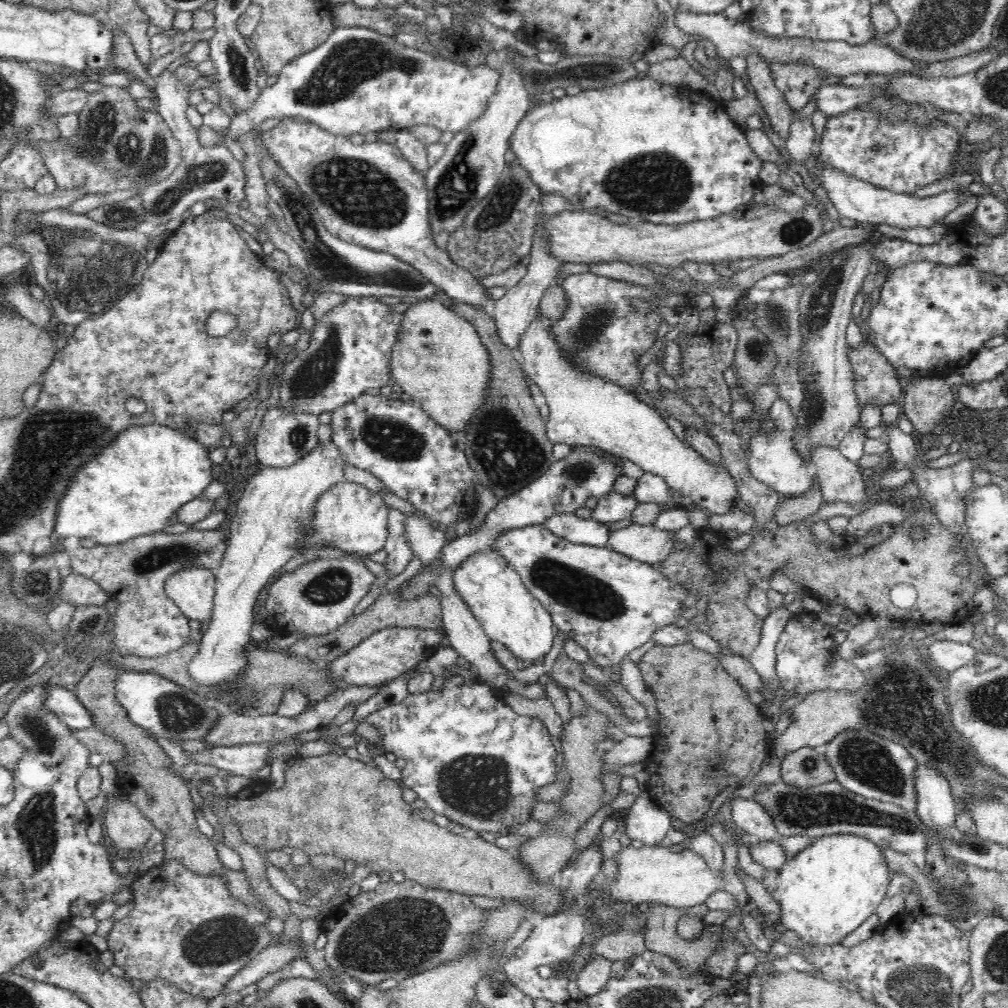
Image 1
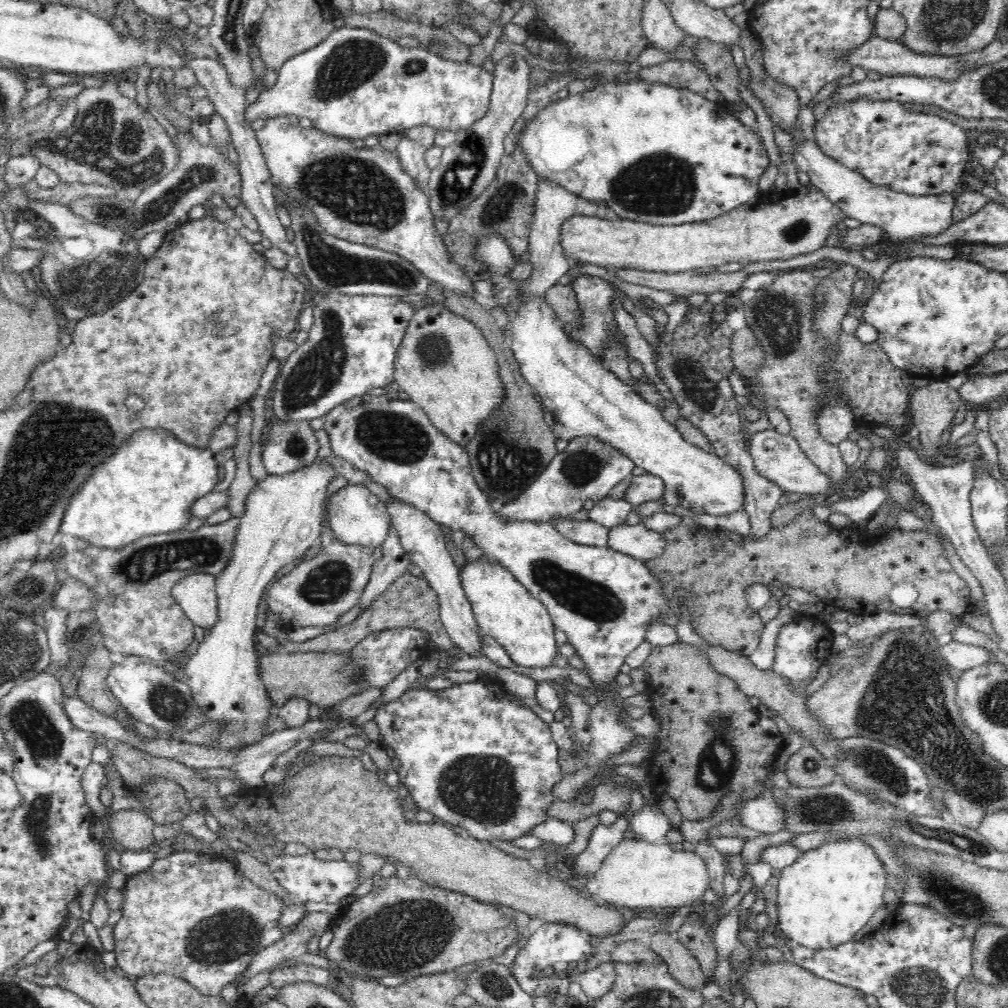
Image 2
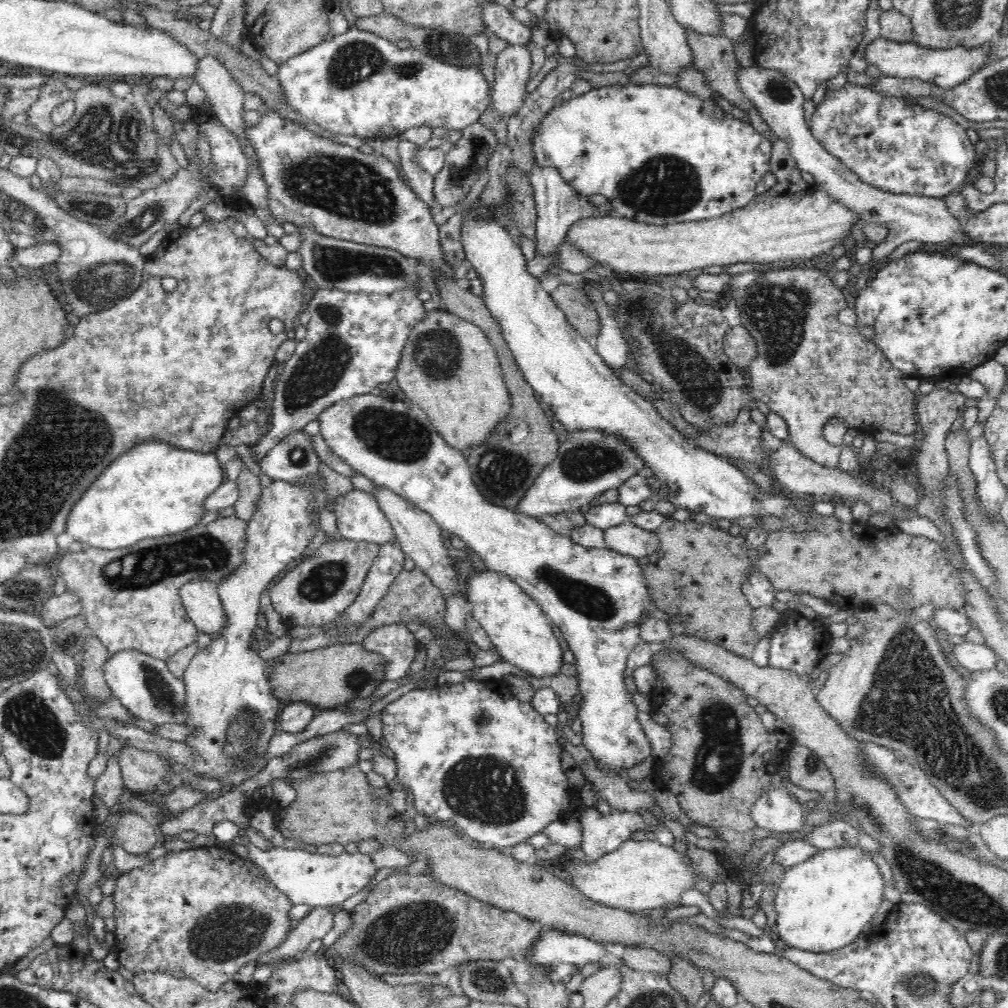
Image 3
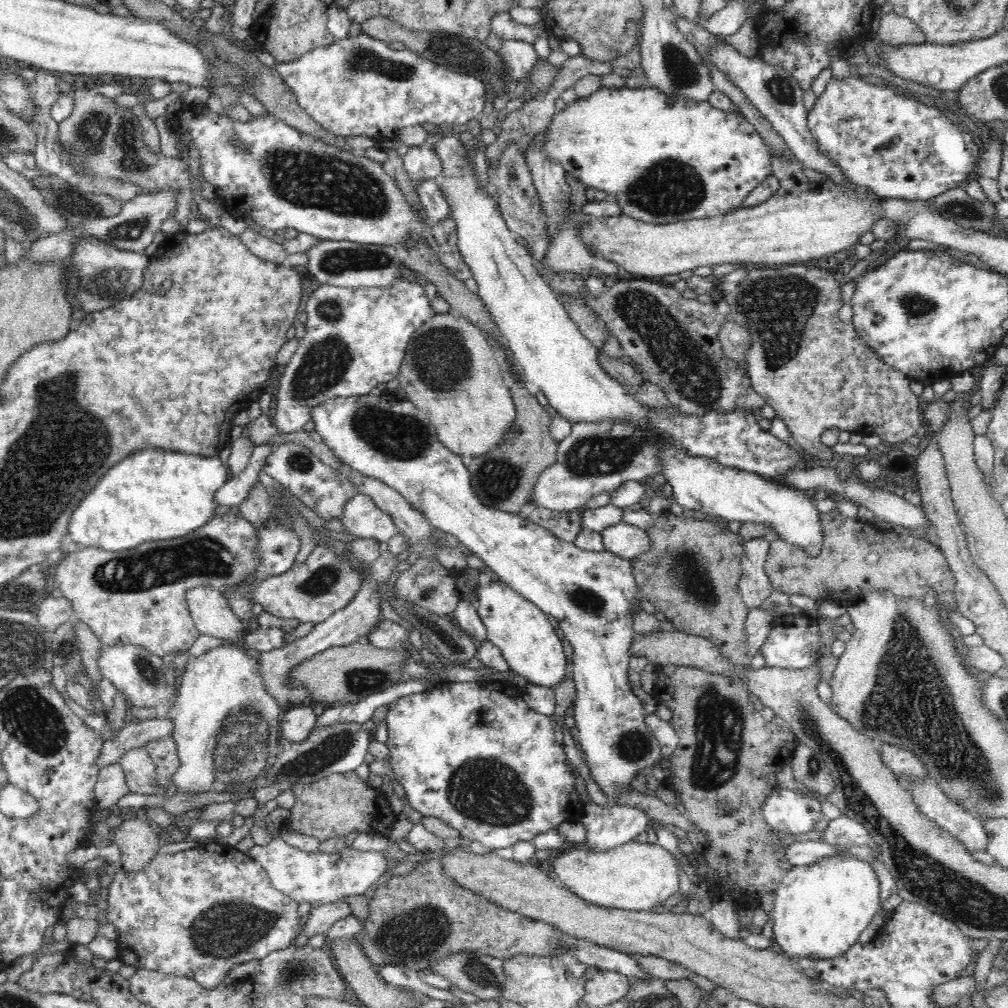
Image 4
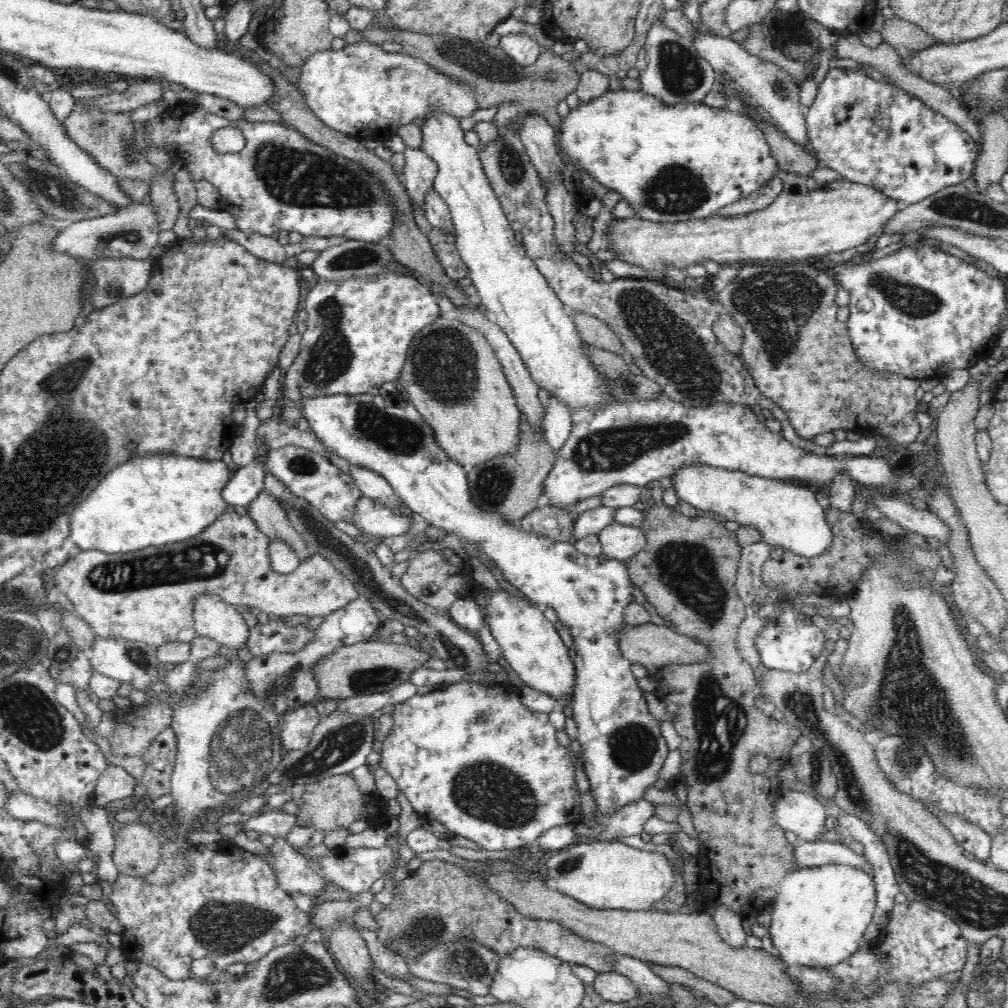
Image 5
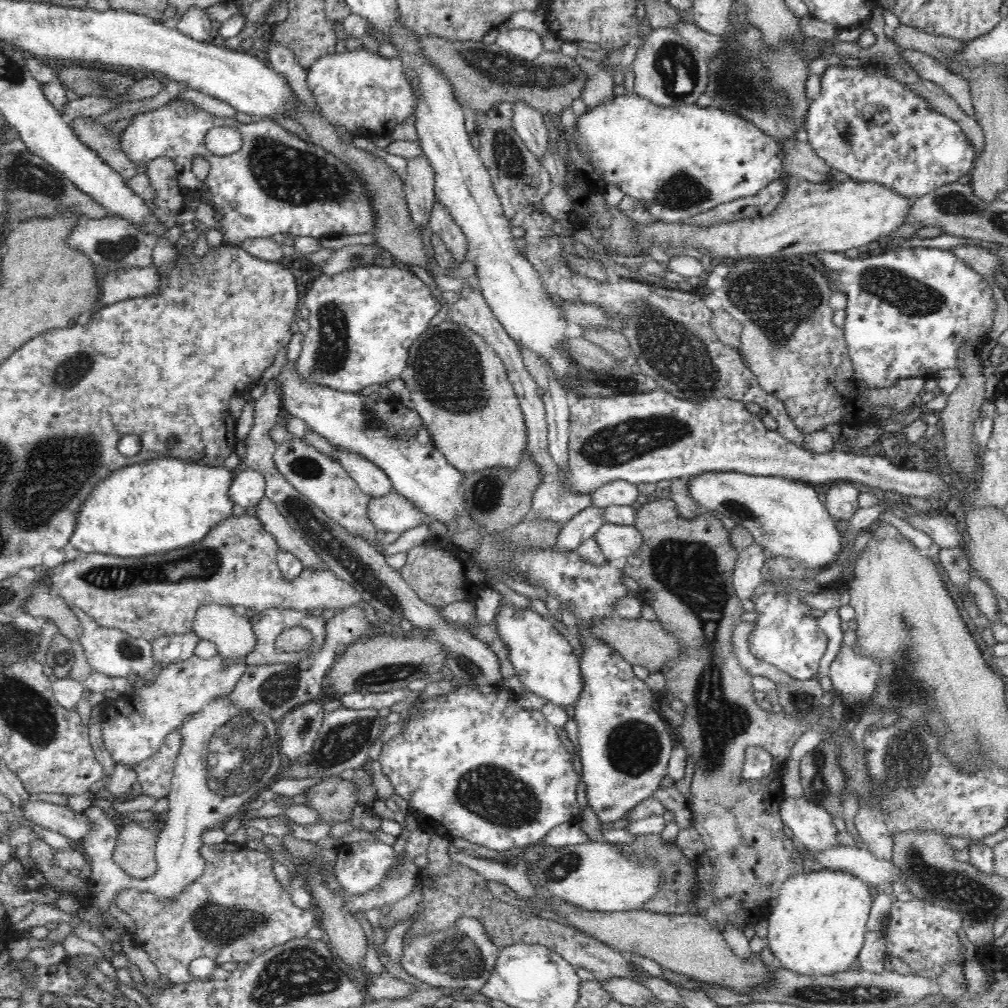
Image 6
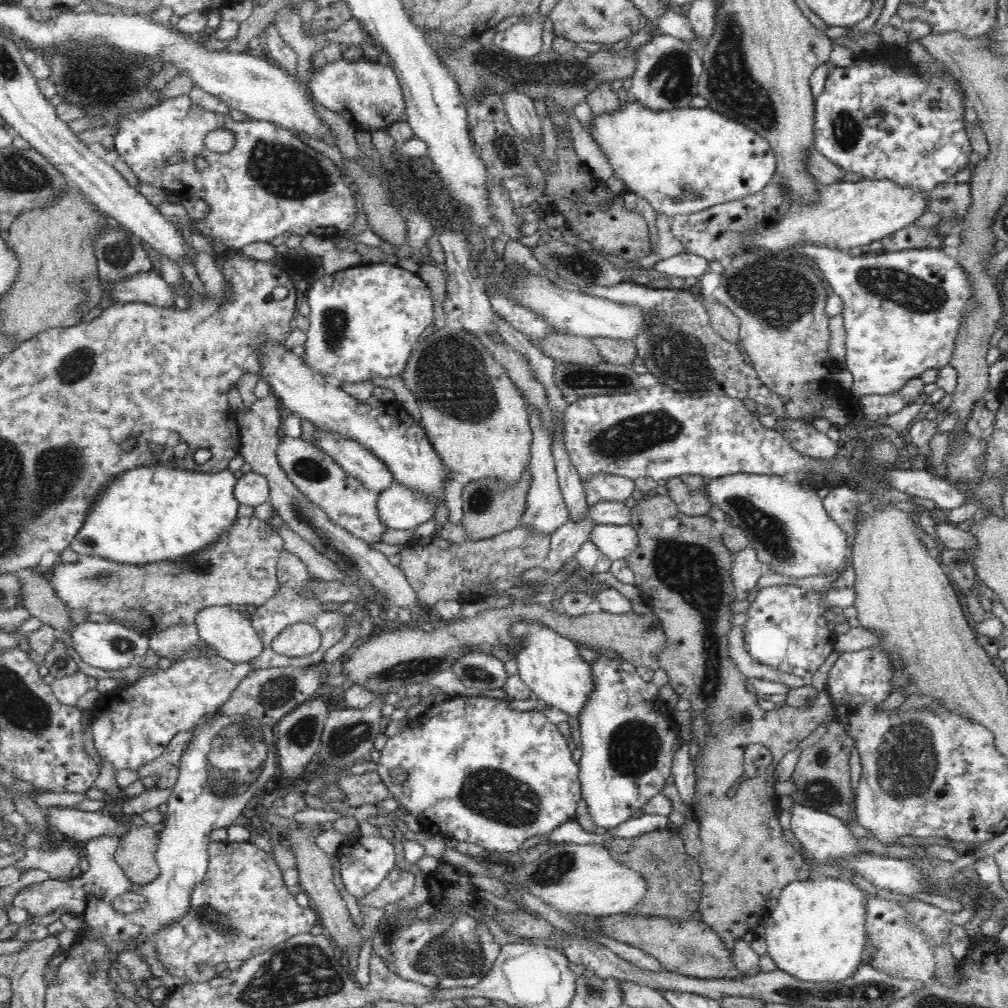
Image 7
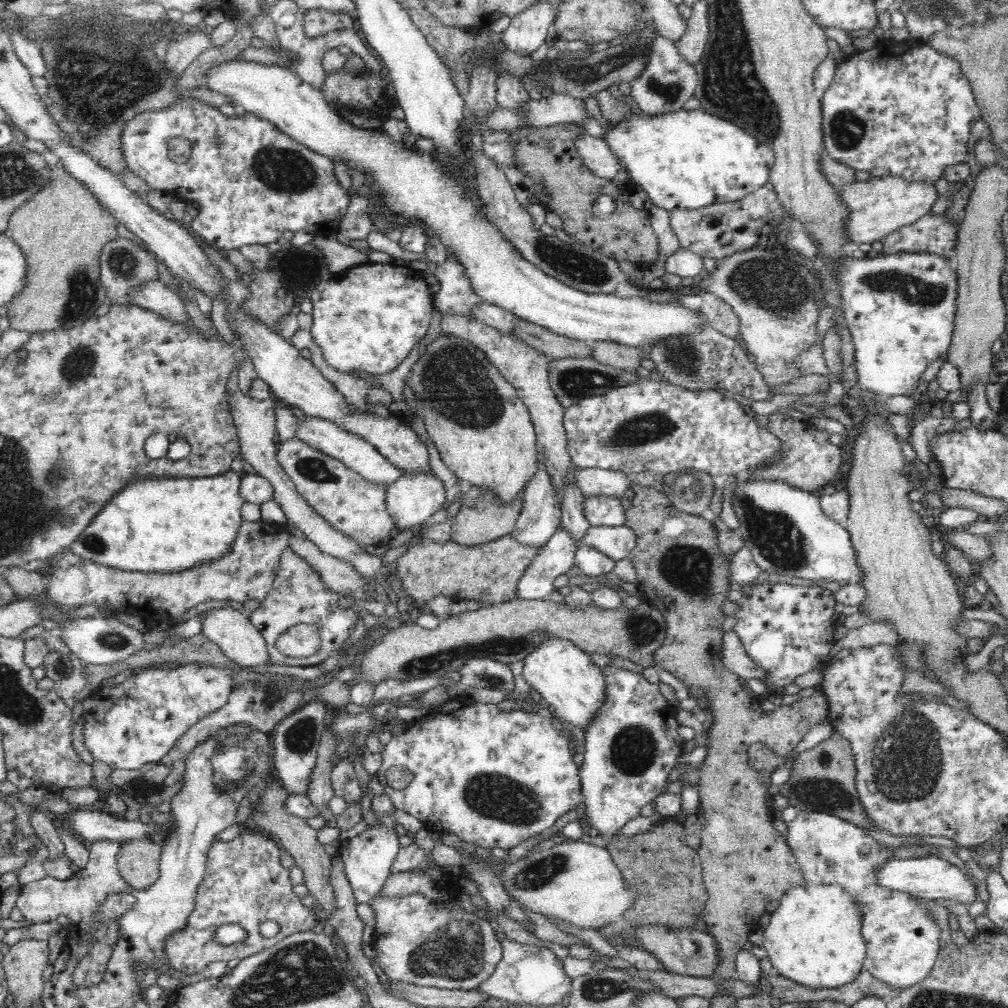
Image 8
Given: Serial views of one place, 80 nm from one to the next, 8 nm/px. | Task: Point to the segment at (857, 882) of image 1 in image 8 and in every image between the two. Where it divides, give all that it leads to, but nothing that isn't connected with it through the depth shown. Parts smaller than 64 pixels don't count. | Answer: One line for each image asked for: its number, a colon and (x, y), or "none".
2: (827, 894)
3: (824, 903)
4: (821, 909)
5: (821, 913)
6: (818, 925)
7: (816, 933)
8: (814, 938)

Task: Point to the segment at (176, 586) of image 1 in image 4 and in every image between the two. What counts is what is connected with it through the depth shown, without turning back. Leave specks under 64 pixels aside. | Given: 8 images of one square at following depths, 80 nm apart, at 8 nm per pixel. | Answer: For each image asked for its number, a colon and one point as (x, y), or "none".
2: (196, 593)
3: (200, 597)
4: (212, 615)

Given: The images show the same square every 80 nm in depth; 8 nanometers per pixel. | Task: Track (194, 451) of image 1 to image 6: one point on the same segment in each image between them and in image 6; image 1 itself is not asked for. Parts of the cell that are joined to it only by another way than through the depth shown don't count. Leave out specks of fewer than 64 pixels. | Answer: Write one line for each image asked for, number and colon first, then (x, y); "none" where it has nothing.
2: (146, 487)
3: (155, 489)
4: (152, 494)
5: (151, 500)
6: (163, 503)

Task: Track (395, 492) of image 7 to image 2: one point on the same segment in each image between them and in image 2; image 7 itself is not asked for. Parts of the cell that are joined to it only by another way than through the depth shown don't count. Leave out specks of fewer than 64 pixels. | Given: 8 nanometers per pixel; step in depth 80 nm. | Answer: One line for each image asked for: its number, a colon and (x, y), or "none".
2: (355, 516)
3: (359, 517)
4: (361, 517)
5: (371, 518)
6: (393, 513)

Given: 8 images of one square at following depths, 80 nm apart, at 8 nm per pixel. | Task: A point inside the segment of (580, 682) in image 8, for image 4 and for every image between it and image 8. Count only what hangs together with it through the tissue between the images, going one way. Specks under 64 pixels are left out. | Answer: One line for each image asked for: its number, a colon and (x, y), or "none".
4: (525, 636)
5: (530, 643)
6: (543, 659)
7: (550, 664)

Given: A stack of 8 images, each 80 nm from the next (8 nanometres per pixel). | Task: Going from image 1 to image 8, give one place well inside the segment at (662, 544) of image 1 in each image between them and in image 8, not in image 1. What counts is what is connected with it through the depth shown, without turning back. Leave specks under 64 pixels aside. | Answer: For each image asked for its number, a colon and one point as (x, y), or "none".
2: (639, 542)
3: (627, 538)
4: (624, 540)
5: (620, 542)
6: (618, 542)
7: (616, 542)
8: (616, 542)

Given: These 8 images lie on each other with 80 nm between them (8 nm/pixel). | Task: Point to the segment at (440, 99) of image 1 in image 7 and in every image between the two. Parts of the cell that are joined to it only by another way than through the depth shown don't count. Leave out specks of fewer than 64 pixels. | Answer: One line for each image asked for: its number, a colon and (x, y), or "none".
2: (356, 83)
3: (359, 84)
4: (357, 86)
5: (363, 91)
6: (359, 90)
7: (368, 95)

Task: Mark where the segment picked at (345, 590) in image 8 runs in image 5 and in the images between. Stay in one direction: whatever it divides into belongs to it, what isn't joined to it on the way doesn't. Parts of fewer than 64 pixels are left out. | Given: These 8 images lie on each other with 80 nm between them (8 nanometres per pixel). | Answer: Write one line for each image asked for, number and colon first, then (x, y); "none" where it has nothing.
5: (266, 512)
6: (274, 522)
7: (318, 566)

